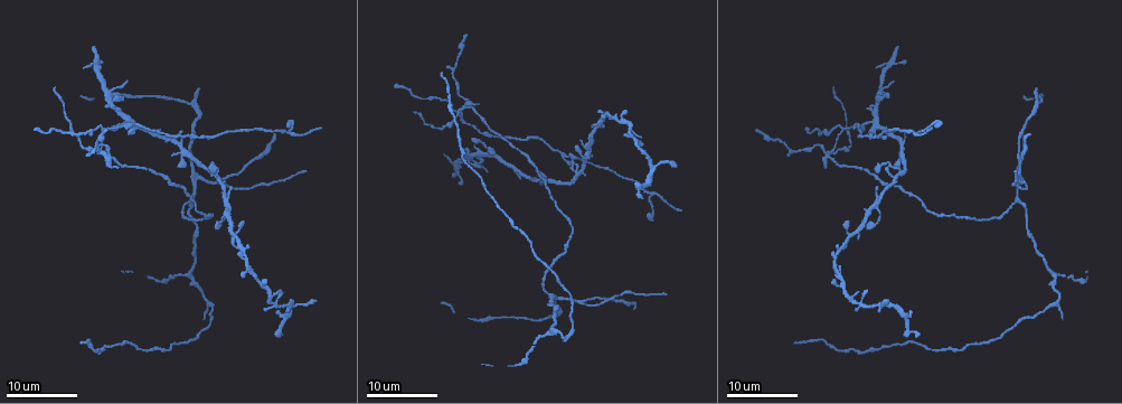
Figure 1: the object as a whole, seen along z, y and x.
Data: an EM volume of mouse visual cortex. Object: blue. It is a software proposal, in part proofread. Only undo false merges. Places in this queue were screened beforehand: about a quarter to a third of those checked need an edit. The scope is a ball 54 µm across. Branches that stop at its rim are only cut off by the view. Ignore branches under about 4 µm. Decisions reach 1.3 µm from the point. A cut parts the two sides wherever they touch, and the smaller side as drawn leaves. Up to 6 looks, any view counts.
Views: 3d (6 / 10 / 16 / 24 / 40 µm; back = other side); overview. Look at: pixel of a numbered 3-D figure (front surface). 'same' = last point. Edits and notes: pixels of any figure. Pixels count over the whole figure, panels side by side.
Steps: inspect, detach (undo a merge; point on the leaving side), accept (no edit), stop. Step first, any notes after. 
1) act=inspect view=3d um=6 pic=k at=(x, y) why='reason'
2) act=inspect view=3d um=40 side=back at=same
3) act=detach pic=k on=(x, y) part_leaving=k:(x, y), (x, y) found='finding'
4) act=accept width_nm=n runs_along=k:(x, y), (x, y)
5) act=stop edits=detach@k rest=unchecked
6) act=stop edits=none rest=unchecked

act=inspect view=3d um=16 pic=1 at=(899, 173) why='small branch off a trunk'

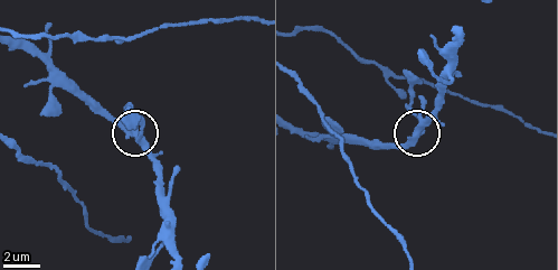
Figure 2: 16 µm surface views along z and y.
act=inspect view=3d um=10 pic=2 at=(418, 134)

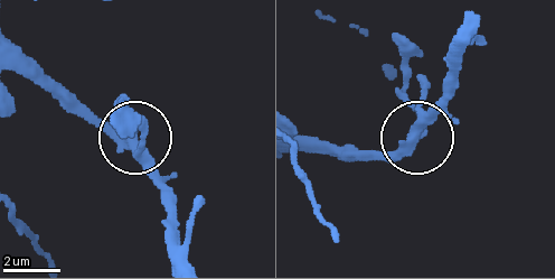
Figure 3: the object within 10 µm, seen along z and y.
act=accept width_nm=320 found='all the same cell'

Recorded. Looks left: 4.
act=inspect view=3d um=16 pic=1 at=(103, 150) why='looks like a crossing'

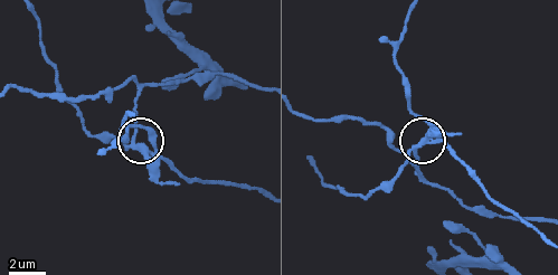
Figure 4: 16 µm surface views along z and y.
act=inspect view=3d um=10 pic=4 at=(426, 140)

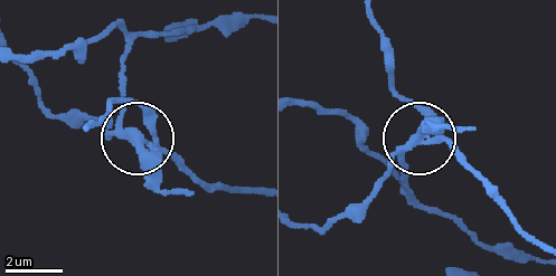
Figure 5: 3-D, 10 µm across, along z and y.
act=detach pic=5 on=(172, 189) part_leaving=5:(153, 151), (120, 115), (126, 49), (149, 36), (257, 16) found='two cells meet here'

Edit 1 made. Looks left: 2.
act=inspect view=3d um=16 pic=1 at=(1022, 203) why='arms part here'

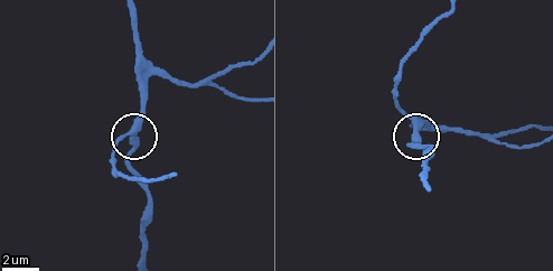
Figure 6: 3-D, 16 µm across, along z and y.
act=inspect view=3d um=10 pic=6 at=(415, 130)

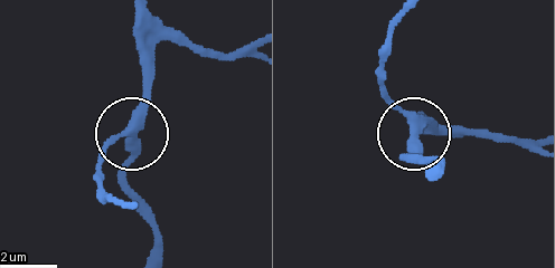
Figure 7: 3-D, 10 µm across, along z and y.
act=accept arms=3 found='all the same cell'

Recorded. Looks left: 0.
act=stop edits=detach@5 rest=unchecked

